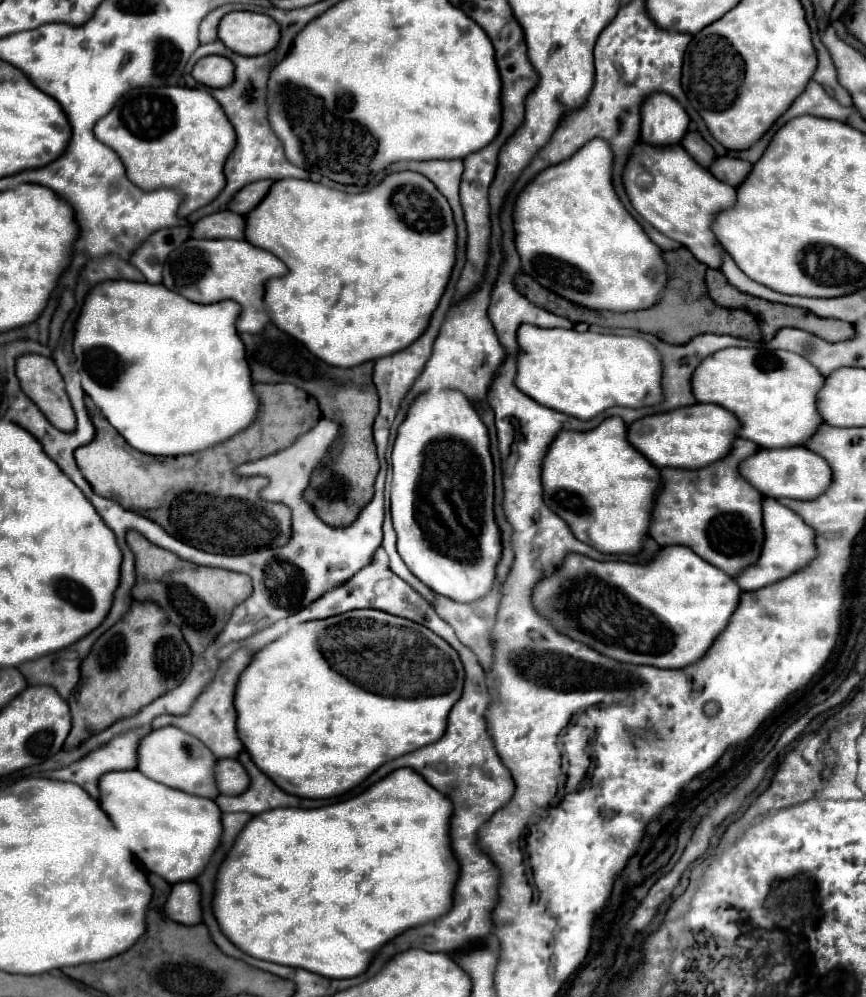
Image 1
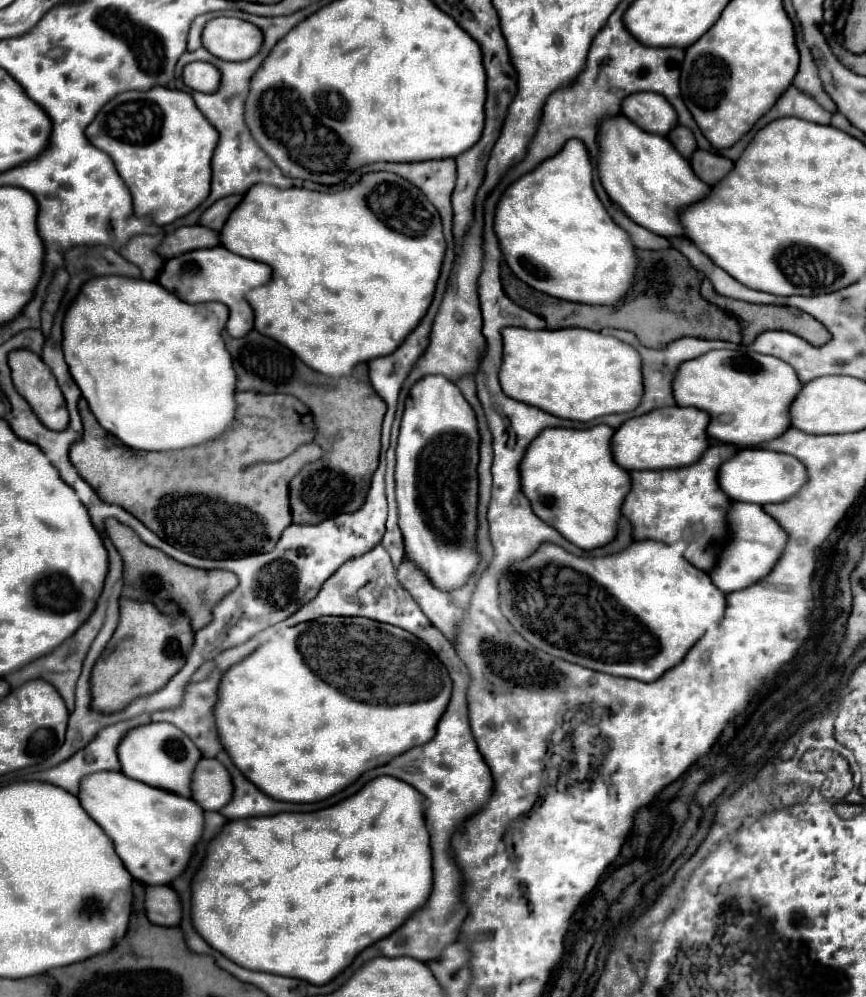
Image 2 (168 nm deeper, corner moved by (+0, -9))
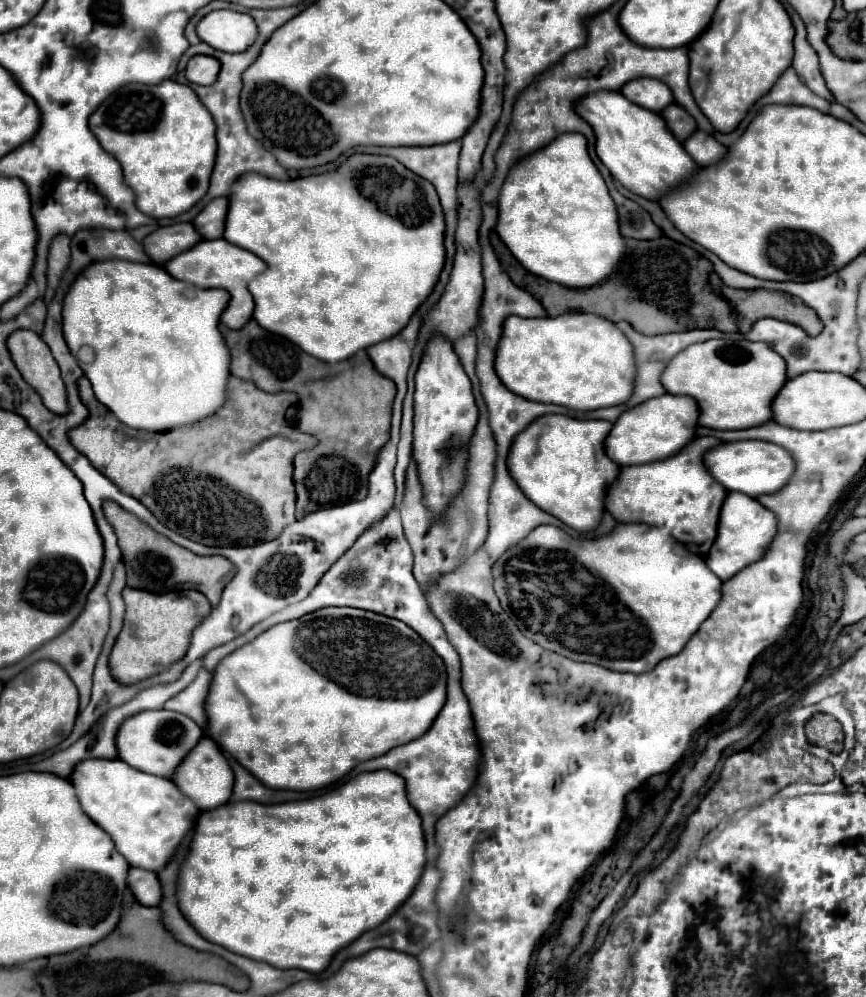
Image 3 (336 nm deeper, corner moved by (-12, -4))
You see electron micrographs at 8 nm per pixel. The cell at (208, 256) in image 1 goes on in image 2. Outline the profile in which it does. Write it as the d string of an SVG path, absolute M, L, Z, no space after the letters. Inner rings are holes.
M217 245L217 247L197 249L197 251L167 259L157 281L167 291L175 293L179 299L187 303L205 303L205 301L225 303L229 307L229 319L227 319L225 329L231 337L241 337L253 329L253 311L249 303L245 301L245 293L253 287L267 283L269 277L271 277L271 269L265 263L245 259Z

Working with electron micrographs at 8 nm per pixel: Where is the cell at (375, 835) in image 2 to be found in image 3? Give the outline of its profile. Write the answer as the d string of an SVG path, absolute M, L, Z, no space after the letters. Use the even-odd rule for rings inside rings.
M375 770L375 772L365 772L355 778L351 778L347 784L317 796L309 800L299 800L299 802L285 802L285 804L259 804L259 802L235 802L235 804L225 804L219 806L217 810L203 812L197 820L195 826L195 838L191 844L191 854L181 866L179 872L179 906L181 912L197 932L205 940L217 942L219 946L225 946L227 950L233 950L235 954L269 962L271 966L277 968L301 968L311 974L321 974L327 970L331 964L333 956L353 944L353 940L361 938L365 932L381 926L387 918L391 918L401 902L413 894L413 886L417 886L417 878L421 878L421 870L427 864L427 848L425 848L425 838L421 838L421 818L417 818L417 810L409 806L409 800L405 798L405 780L397 778L397 774L389 770Z

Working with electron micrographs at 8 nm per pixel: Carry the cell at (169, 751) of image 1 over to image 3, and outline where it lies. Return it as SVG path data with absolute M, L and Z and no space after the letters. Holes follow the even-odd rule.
M147 710L131 716L121 724L117 732L117 750L119 758L129 766L171 780L173 770L177 770L181 764L181 758L185 758L185 754L189 754L189 750L193 750L201 738L203 732L191 718L169 710Z

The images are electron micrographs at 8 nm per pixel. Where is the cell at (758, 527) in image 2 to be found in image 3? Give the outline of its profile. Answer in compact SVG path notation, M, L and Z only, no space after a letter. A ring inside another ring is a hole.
M729 492L721 508L717 540L709 550L707 564L725 582L733 578L737 572L741 572L745 566L759 562L765 556L765 548L769 548L769 542L773 542L775 534L777 534L777 516L771 510L761 506L755 498L749 498L747 494Z

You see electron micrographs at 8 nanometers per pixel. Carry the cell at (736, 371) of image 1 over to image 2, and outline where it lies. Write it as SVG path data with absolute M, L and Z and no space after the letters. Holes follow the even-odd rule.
M717 349L689 359L673 375L673 399L681 407L697 407L709 413L709 437L731 445L759 445L775 439L789 425L789 403L801 391L793 367L785 361L755 353Z

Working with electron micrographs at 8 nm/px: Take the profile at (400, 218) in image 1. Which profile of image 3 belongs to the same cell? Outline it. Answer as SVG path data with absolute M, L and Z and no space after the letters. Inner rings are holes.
M353 154L343 166L339 166L335 172L319 174L319 176L307 176L297 180L273 180L261 174L243 174L229 196L229 214L225 222L225 234L223 238L239 248L245 248L253 254L257 254L261 260L265 260L267 270L253 278L249 282L249 292L255 300L255 312L253 318L269 332L281 334L293 344L297 344L303 352L335 364L349 360L361 350L367 350L369 346L375 346L377 342L383 342L385 338L393 338L393 334L399 334L411 320L411 316L417 312L417 308L429 298L433 292L439 274L445 264L445 216L439 202L439 196L433 188L433 184L403 164L399 164L395 158L389 156L367 156L367 154Z

